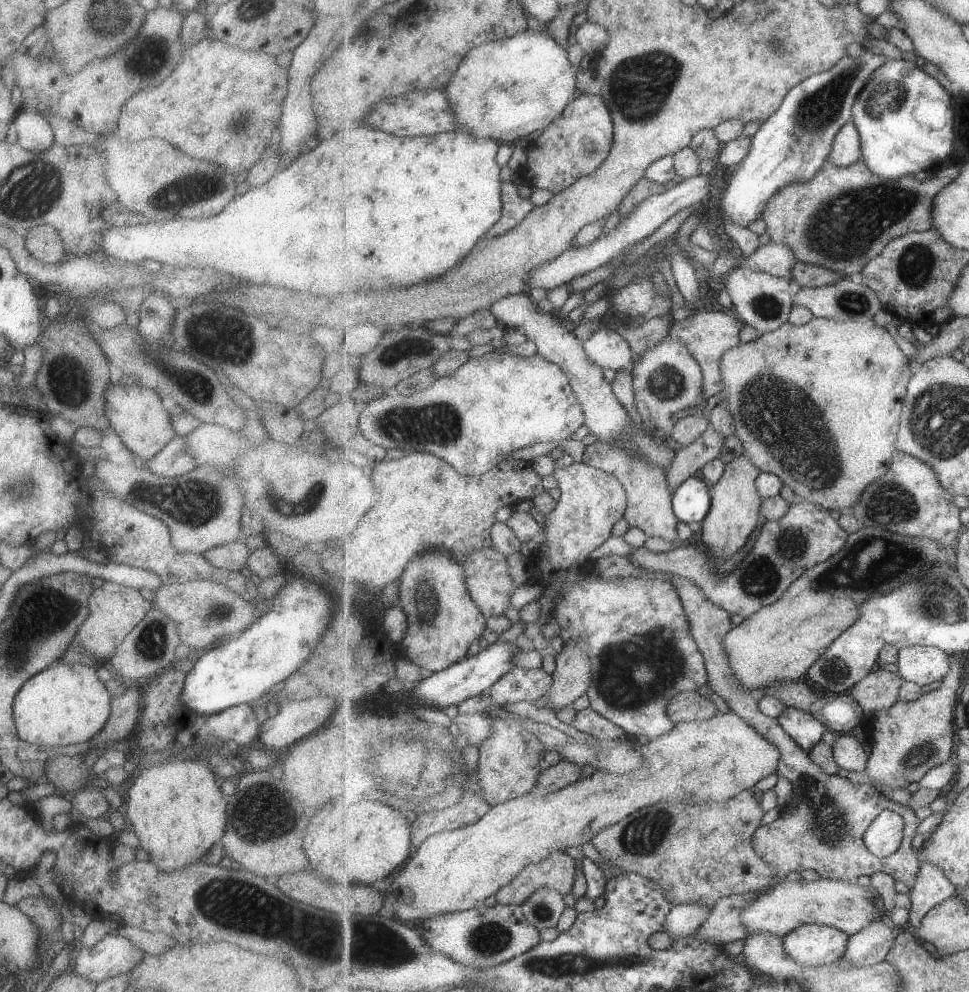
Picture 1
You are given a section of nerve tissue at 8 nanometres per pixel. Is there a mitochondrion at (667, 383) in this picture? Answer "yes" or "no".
yes

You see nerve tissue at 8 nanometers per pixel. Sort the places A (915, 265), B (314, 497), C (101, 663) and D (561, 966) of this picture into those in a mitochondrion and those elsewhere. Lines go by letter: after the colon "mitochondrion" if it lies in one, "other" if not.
A: mitochondrion
B: mitochondrion
C: other
D: mitochondrion

